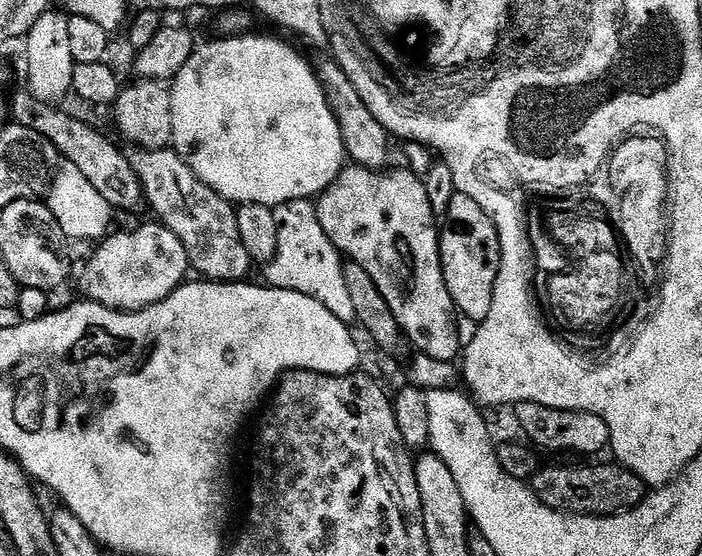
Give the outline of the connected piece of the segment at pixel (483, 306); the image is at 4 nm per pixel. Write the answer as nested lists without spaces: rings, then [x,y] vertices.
[[[457,191],[455,195],[448,204],[448,229],[445,227],[440,237],[444,277],[455,307],[461,313],[464,311],[473,322],[479,322],[484,320],[492,309],[503,246],[500,244],[496,223],[486,214],[483,206],[462,191]]]

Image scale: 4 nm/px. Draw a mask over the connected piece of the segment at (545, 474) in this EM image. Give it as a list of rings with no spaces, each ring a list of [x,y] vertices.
[[[611,463],[588,464],[585,468],[571,468],[568,464],[544,466],[532,477],[530,484],[544,503],[573,516],[613,516],[628,512],[644,501],[645,482],[623,464]]]

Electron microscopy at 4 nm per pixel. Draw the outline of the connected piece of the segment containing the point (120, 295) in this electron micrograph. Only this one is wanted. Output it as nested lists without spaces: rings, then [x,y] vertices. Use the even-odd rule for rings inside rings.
[[[164,222],[156,223],[160,224],[144,224],[133,232],[113,231],[97,247],[101,248],[93,254],[88,270],[84,274],[84,292],[88,295],[85,297],[89,301],[104,304],[107,308],[119,308],[121,312],[141,312],[143,308],[162,302],[185,283],[187,276],[184,275],[188,272],[188,264],[190,268],[188,248],[184,245],[183,238],[172,229],[175,227]]]

